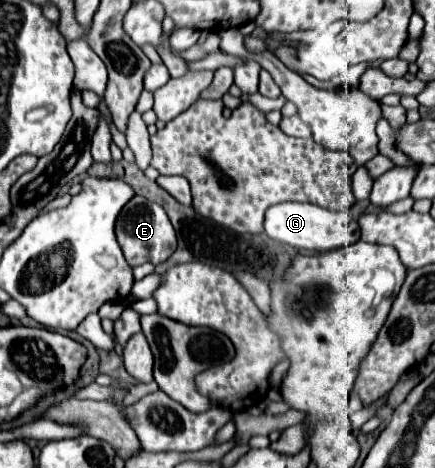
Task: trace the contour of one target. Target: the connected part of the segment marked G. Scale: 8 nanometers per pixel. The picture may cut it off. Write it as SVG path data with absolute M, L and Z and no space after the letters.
M279 203L265 213L265 233L269 239L307 251L331 251L359 241L359 225L345 211L329 211L313 203Z

